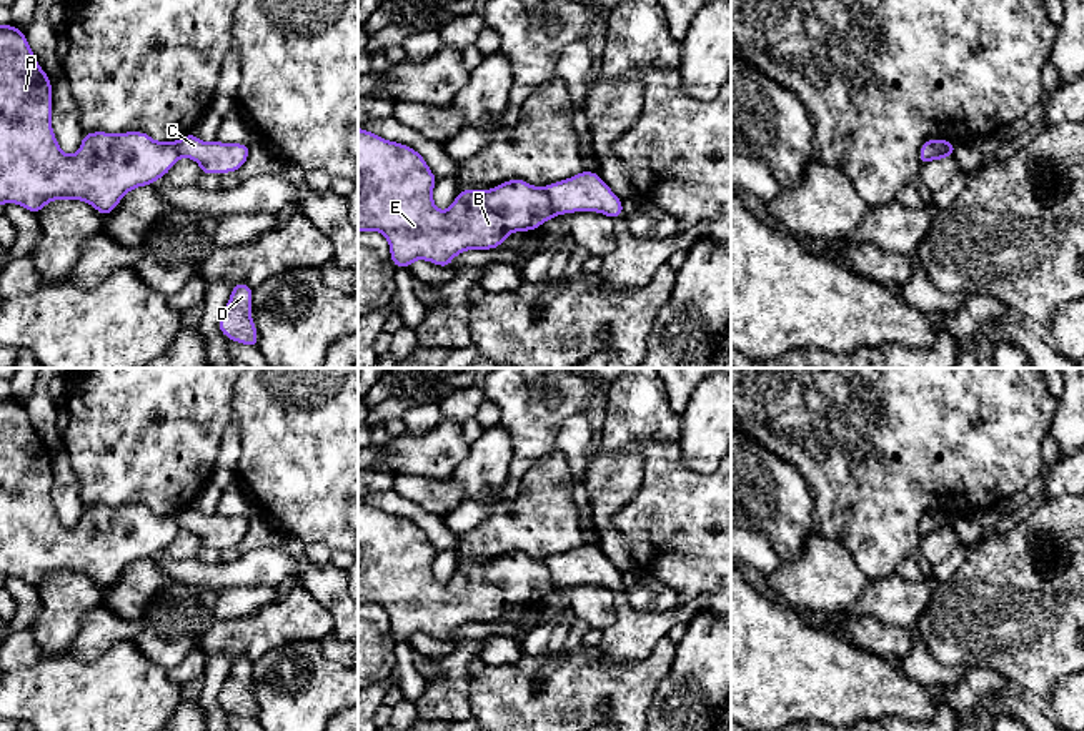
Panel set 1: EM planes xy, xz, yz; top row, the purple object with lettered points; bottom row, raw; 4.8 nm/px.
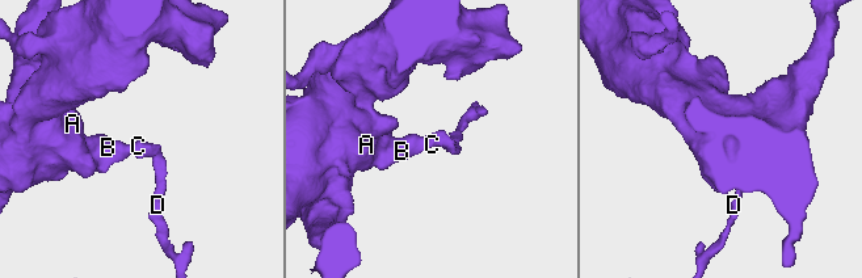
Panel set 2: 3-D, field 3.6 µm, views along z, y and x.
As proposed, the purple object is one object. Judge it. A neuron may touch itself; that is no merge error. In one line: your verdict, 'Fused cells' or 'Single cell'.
Fused cells

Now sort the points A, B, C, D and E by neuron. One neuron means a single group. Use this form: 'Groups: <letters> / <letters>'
Groups: A B E / C D

